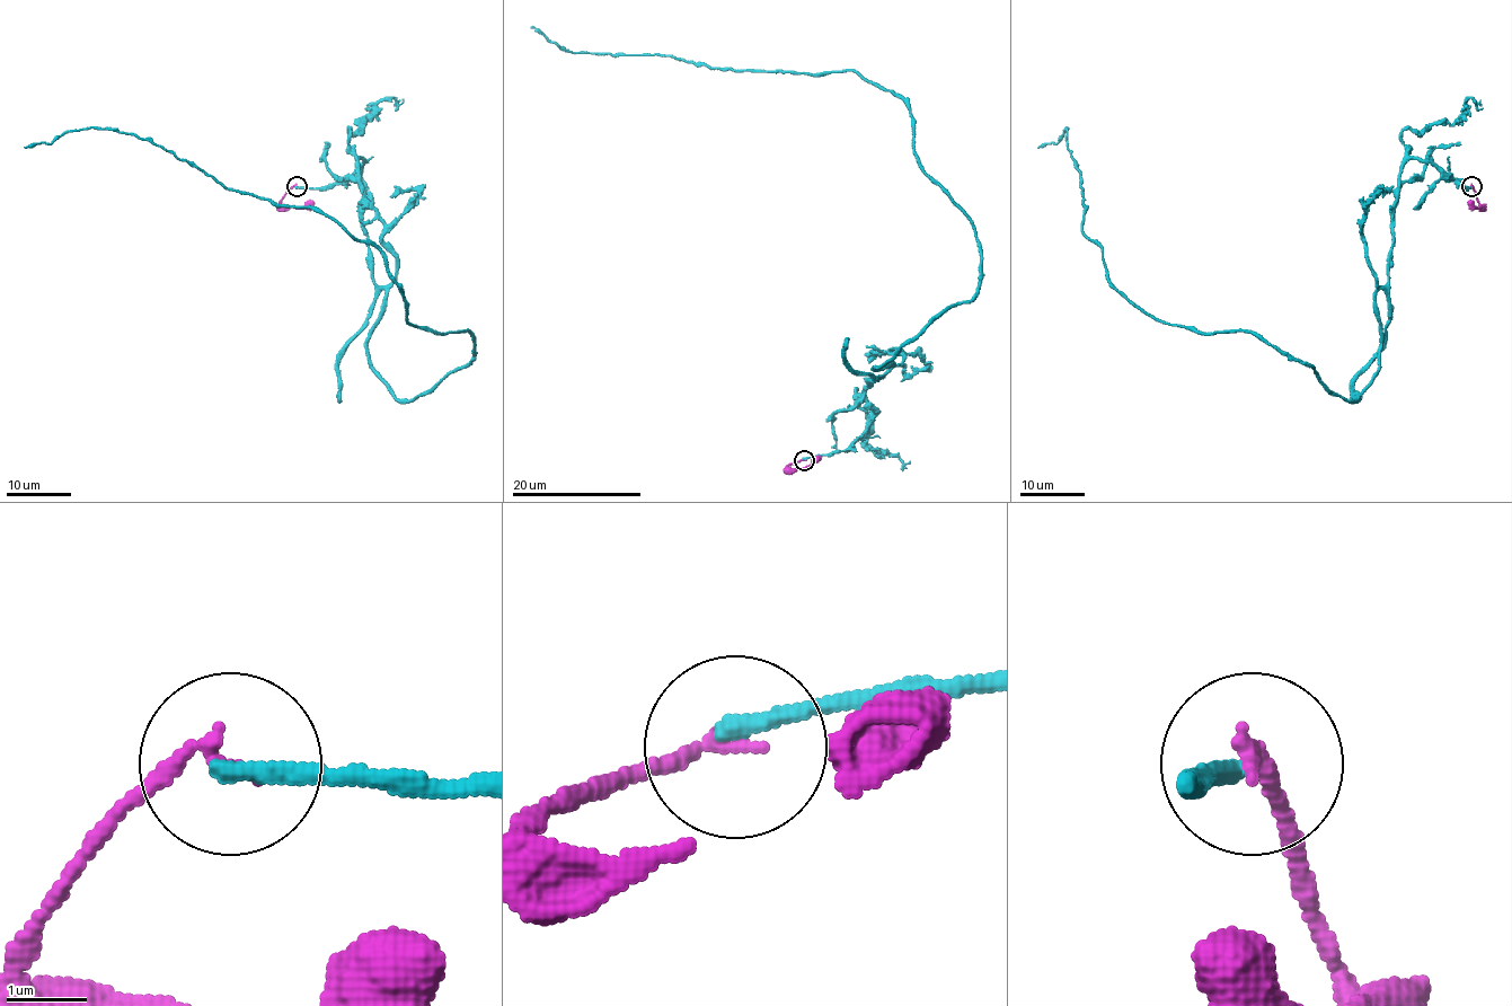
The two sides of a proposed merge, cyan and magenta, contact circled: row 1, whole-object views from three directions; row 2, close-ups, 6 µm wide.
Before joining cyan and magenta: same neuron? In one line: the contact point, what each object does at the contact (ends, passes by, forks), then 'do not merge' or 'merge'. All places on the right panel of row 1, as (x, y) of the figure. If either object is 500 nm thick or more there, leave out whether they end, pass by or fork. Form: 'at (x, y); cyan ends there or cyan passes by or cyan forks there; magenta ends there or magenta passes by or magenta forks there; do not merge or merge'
at (1471, 186); cyan ends there; magenta ends there; do not merge

